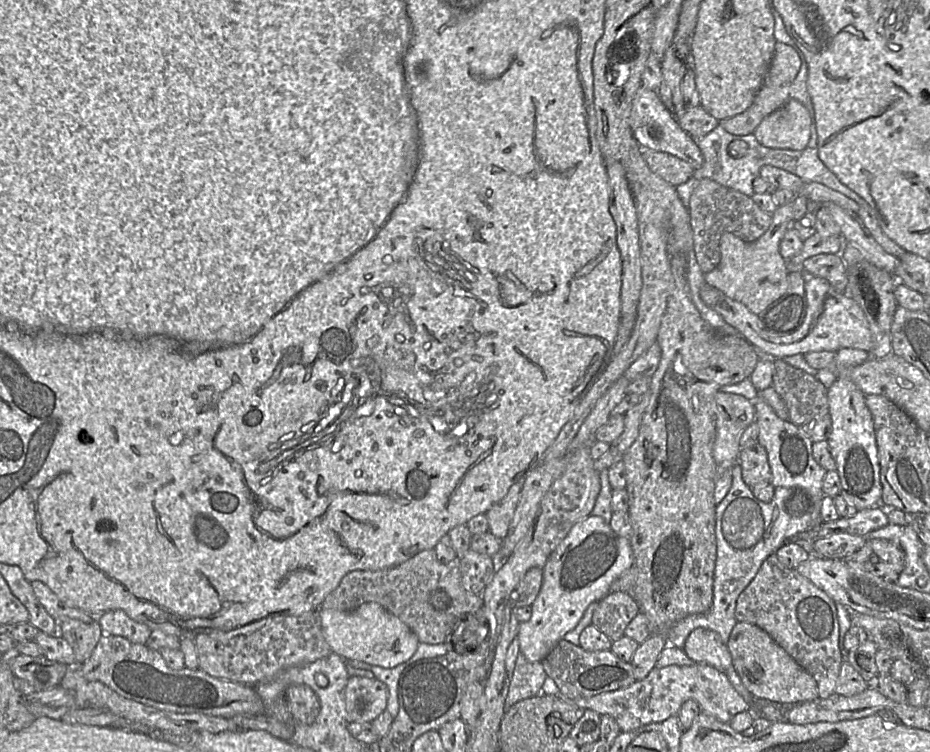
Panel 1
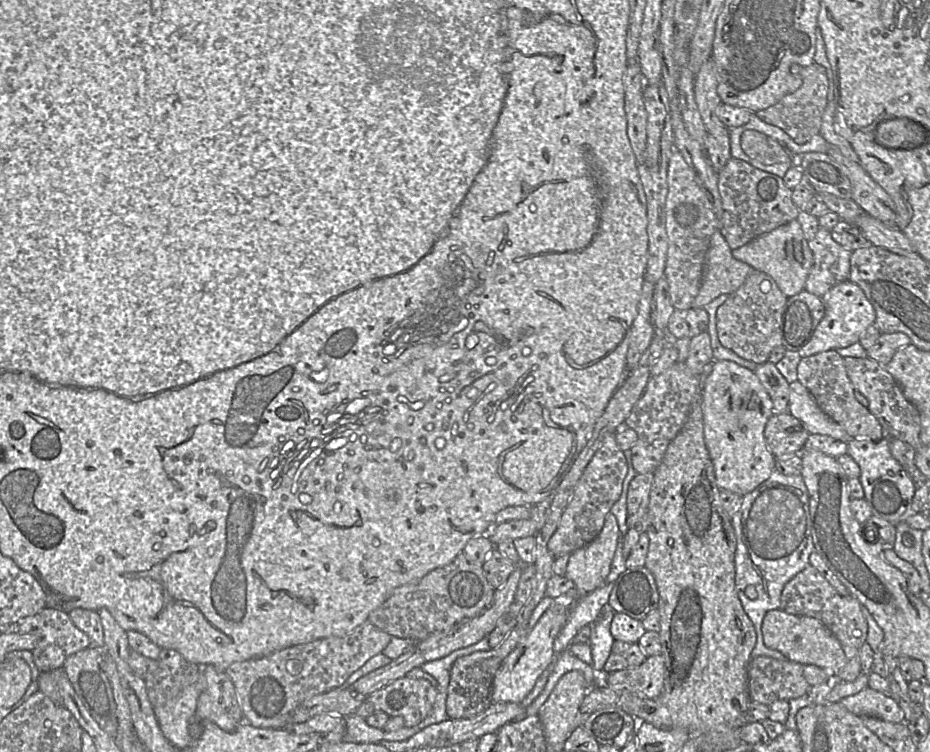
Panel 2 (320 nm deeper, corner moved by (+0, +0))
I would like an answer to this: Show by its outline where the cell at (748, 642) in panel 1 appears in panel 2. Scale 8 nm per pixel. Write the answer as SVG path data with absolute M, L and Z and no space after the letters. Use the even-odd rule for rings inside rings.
M781 609L768 611L761 627L766 647L777 650L787 659L803 665L816 665L831 672L832 676L846 665L846 656L839 640L818 619L789 614Z

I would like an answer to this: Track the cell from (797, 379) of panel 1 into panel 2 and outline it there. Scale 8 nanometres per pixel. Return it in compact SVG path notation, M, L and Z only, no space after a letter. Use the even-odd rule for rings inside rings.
M836 350L802 357L797 366L797 377L811 393L820 409L841 425L852 438L868 438L873 441L885 438L878 419L856 399L856 389L848 376L844 358Z

